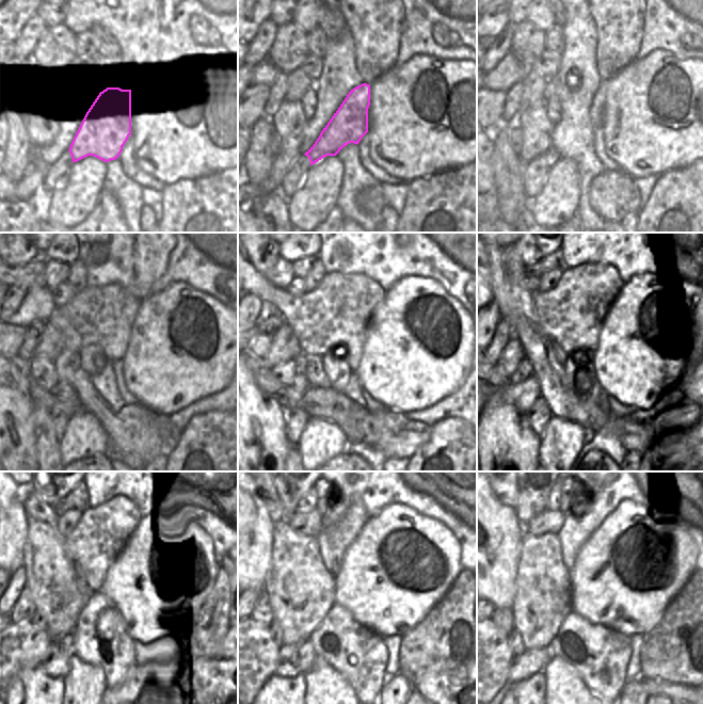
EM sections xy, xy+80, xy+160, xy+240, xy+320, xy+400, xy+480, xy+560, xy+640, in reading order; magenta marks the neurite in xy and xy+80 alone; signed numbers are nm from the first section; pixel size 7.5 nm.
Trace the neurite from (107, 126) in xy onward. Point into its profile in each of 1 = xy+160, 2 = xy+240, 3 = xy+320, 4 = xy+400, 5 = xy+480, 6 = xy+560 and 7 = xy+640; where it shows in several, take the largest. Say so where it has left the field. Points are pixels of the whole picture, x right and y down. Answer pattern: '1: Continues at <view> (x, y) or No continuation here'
1: Continues at xy+160 (597, 104)
2: Continues at xy+240 (63, 392)
3: Continues at xy+320 (294, 392)
4: Continues at xy+400 (522, 396)
5: Continues at xy+480 (20, 646)
6: Continues at xy+560 (259, 654)
7: Continues at xy+640 (498, 656)

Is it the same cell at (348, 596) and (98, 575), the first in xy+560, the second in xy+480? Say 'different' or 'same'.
different

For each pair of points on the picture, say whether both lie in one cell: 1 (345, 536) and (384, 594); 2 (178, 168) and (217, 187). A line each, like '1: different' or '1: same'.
1: different
2: different

